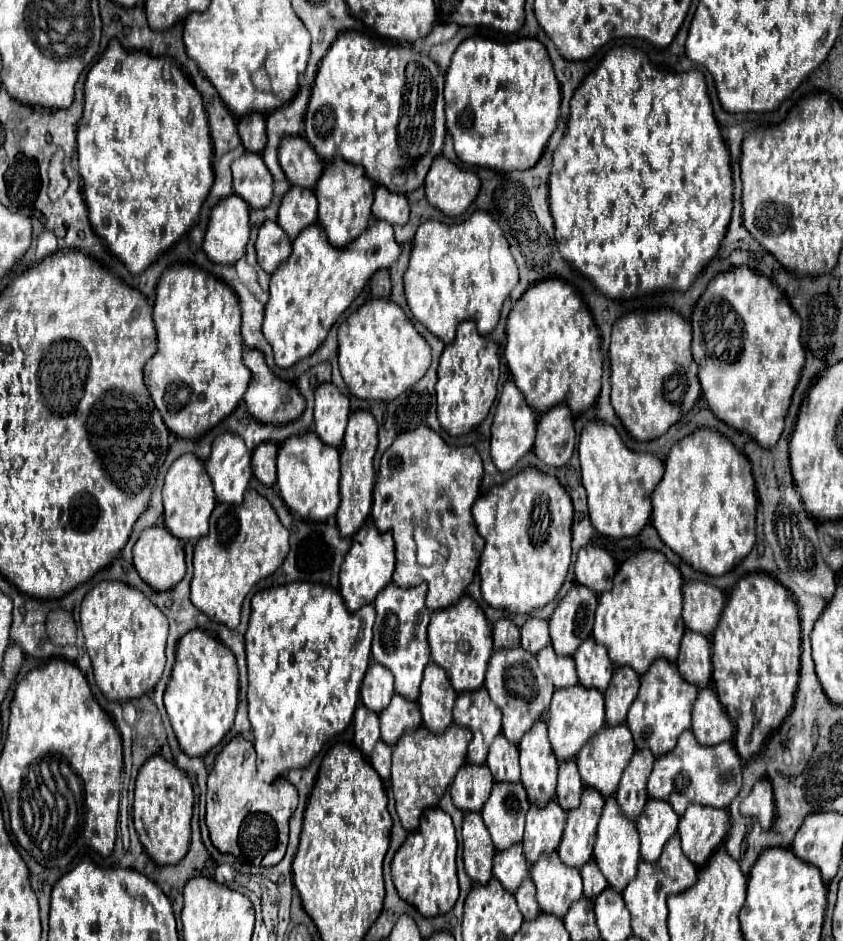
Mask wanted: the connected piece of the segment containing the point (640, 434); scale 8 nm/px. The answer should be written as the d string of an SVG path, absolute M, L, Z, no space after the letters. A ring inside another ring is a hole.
M672 308L632 312L612 326L612 406L634 440L646 442L668 432L700 398L698 366L690 352L692 328Z

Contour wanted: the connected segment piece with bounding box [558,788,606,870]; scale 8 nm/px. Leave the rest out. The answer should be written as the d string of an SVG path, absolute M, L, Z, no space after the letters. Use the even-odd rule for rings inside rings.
M584 788L578 810L568 812L566 830L558 846L558 856L564 864L580 870L586 862L592 860L598 818L602 816L604 804L606 800L602 794L598 794L598 790Z

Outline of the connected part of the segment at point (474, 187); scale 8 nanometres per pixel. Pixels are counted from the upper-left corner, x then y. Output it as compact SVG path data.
M438 156L426 174L424 188L430 206L446 216L460 216L478 196L480 178L474 172L460 170L448 158Z

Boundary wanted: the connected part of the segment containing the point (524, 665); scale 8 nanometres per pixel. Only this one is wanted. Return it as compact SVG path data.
M522 648L496 650L490 658L484 686L490 694L490 698L502 710L502 734L514 744L518 744L522 740L526 730L530 730L530 726L538 718L544 718L546 710L550 708L550 698L556 690L554 684L538 668L536 658Z

